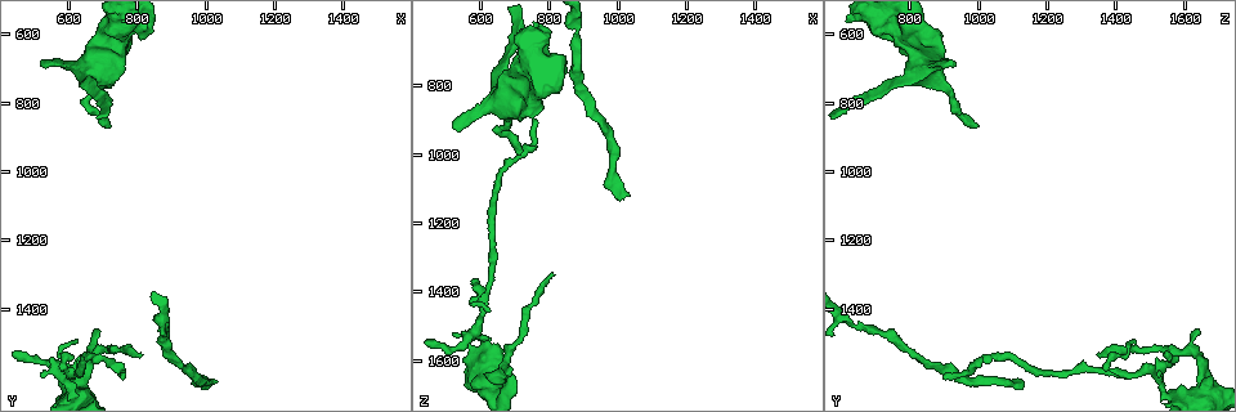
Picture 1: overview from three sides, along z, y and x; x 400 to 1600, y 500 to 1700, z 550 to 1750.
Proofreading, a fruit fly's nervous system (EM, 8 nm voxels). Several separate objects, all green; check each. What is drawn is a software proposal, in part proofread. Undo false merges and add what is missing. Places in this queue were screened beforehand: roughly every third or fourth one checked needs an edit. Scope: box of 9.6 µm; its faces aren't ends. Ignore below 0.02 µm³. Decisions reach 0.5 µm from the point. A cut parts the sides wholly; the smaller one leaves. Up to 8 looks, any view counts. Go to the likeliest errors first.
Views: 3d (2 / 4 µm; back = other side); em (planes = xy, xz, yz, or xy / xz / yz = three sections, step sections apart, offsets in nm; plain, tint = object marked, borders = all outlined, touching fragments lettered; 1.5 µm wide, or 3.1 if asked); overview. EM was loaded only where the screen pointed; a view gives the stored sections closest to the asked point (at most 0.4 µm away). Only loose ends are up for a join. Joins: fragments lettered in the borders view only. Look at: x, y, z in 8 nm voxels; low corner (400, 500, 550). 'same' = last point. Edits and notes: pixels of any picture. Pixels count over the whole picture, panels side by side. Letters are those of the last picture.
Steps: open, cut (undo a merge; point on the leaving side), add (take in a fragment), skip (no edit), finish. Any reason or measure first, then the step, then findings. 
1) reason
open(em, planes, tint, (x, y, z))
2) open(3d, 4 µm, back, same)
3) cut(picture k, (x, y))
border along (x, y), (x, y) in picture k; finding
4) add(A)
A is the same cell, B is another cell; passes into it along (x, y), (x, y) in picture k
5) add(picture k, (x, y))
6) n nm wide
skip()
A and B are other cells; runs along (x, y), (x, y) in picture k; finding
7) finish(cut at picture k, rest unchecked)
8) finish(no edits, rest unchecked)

free end
open(em, planes, plain, (720, 860, 1000))

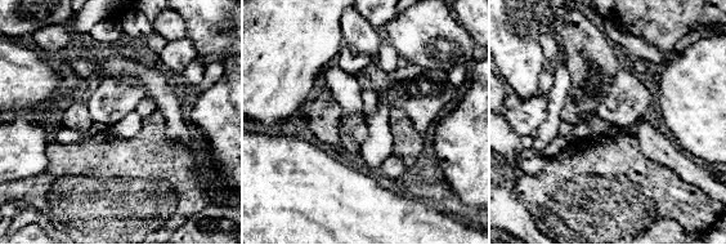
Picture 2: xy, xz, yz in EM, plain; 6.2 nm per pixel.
open(em, planes, borders, same)

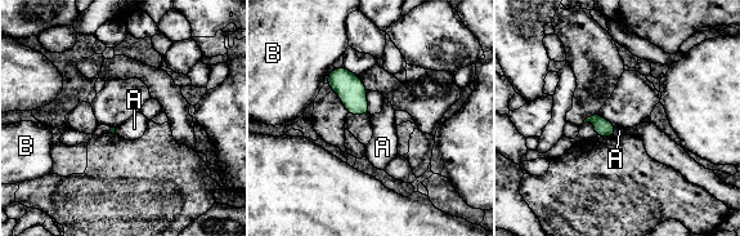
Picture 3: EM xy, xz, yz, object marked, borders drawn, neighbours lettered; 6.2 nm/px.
skip()
A and B are other cells; border along (615, 125), (613, 136) in picture 3; no lettered fragment goes on from it

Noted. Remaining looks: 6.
an open end
open(em, yz, step 8, borders, (520, 680, 910))

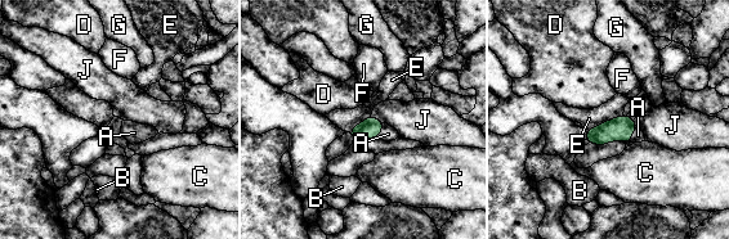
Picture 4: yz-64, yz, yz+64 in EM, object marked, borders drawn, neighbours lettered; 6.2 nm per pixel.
130 nm wide
add(A)
A is the same cell, B, C, D, E, F, G and J are other cells; passes into it along (371, 127), (381, 130), (388, 134) in picture 4; the neuron continues

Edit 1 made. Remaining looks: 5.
finish(add at picture 4, rest unchecked)

